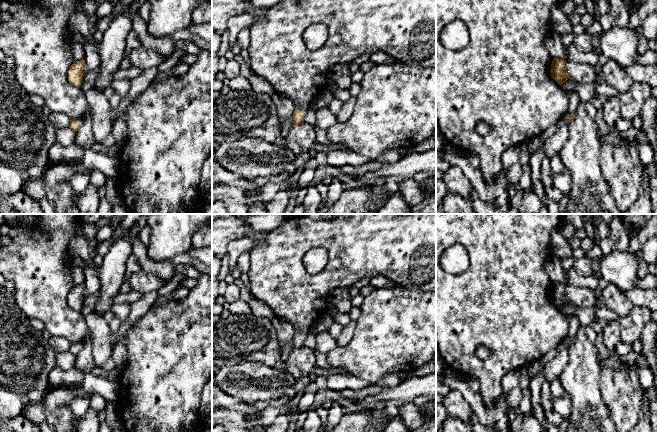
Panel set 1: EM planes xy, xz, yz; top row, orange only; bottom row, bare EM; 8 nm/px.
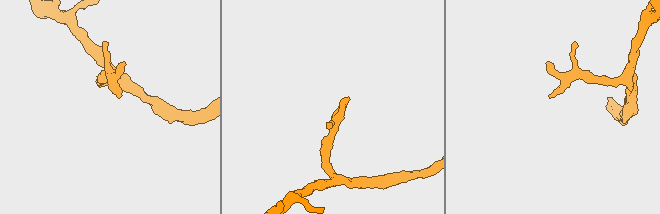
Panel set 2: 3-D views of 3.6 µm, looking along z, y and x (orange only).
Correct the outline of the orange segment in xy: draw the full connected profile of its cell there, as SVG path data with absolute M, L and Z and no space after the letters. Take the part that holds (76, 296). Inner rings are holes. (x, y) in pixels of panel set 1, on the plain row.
M85 284L74 285L68 294L68 305L73 310L81 310L86 297Z

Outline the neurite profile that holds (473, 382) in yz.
M468 376L467 382L471 388L471 390L475 393L478 393L480 390L480 382L477 378L473 376Z

